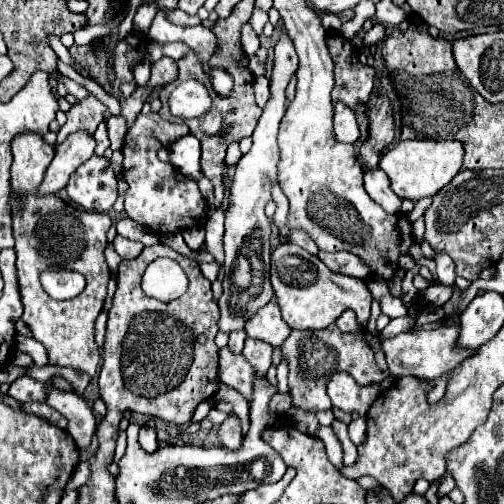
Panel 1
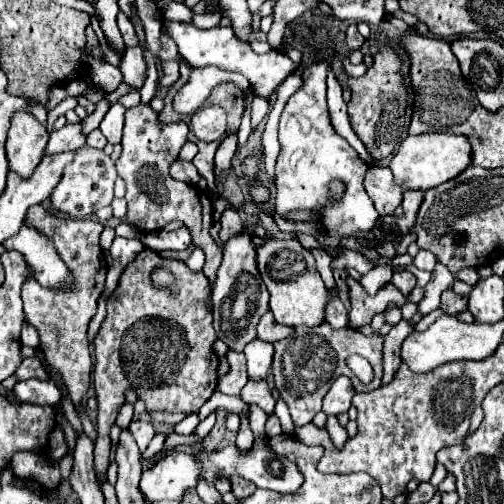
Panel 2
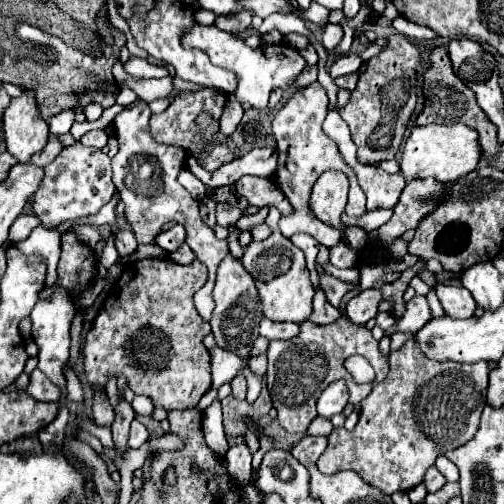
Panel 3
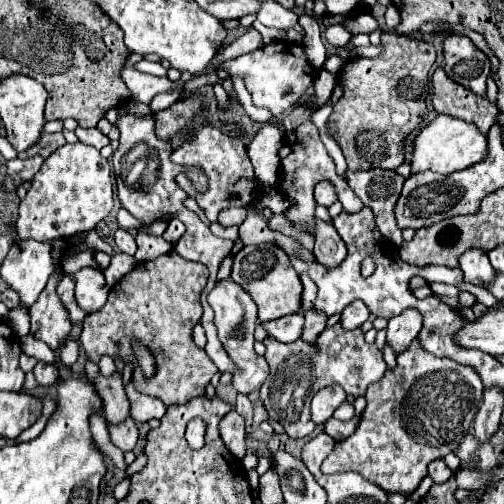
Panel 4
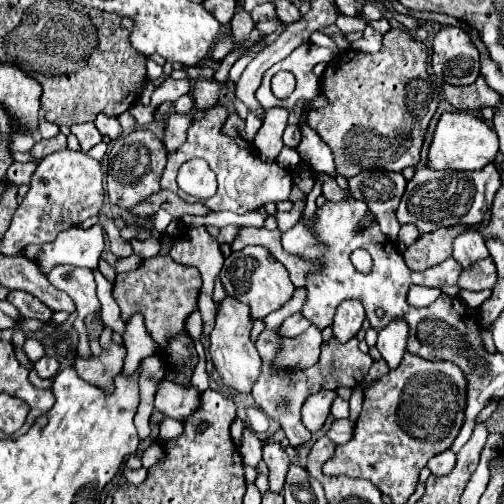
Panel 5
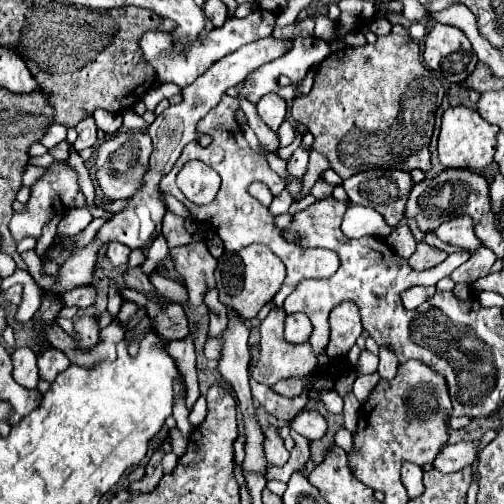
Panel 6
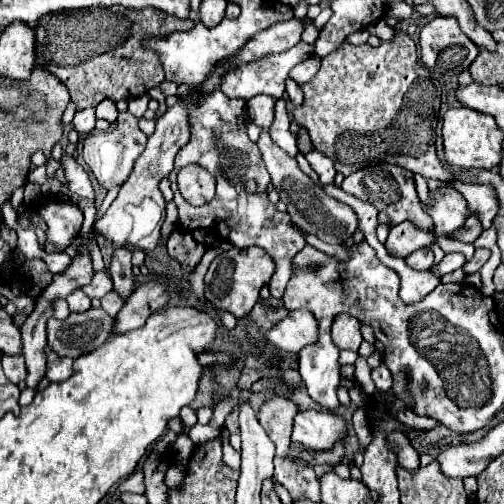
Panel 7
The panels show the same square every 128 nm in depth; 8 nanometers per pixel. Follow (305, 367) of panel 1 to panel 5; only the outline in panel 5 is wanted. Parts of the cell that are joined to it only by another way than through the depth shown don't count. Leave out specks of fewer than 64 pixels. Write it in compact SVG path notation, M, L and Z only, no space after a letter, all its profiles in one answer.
M262 330L262 334L256 340L256 348L258 354L262 358L262 374L258 378L258 382L252 388L252 396L256 400L256 406L270 416L272 420L276 420L280 424L280 428L284 430L284 434L290 440L290 446L298 446L310 440L310 432L308 428L304 428L304 424L300 422L300 412L302 412L302 404L306 402L306 398L322 388L328 390L338 390L338 388L356 388L368 374L370 366L374 364L374 358L366 352L362 352L358 348L358 338L350 338L346 344L340 344L336 340L336 336L332 336L328 342L322 344L322 354L320 360L312 366L312 368L296 368L296 372L280 372L272 360L276 358L276 352L280 352L280 336L274 330Z

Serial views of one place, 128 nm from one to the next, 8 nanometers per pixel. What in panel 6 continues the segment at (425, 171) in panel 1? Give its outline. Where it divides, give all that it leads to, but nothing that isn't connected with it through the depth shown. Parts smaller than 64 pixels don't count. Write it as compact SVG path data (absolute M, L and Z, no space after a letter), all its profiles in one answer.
M458 106L450 108L442 116L442 130L438 136L438 160L444 168L470 168L482 170L494 160L496 134L500 128L488 124L476 110Z

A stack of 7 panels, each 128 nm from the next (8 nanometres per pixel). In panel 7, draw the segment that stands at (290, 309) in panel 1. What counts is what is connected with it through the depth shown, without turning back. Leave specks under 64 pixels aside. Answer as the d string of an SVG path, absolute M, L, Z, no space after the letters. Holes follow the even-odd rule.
M250 246L244 250L232 248L228 252L218 254L206 274L206 300L216 306L218 310L226 310L234 314L236 318L244 318L250 314L254 304L258 302L258 294L262 286L270 284L272 272L276 272L276 264L268 252L264 252L258 246ZM340 314L332 322L332 340L340 350L358 350L362 342L360 322L350 314Z

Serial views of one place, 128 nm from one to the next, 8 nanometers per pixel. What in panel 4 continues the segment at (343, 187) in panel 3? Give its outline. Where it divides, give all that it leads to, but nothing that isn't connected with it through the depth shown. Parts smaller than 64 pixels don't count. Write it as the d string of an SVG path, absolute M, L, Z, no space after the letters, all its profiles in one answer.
M322 180L314 186L314 198L320 206L330 206L332 202L338 202L338 194L334 190L334 184L330 180Z

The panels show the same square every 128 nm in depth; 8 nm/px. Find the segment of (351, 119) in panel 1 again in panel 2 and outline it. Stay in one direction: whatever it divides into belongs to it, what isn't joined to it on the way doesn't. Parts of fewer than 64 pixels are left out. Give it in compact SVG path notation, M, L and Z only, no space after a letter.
M334 72L328 74L328 108L330 108L330 118L332 118L334 130L336 130L346 142L350 142L350 144L358 150L358 154L360 154L362 150L366 150L364 144L362 144L362 140L358 138L358 134L354 132L354 128L352 128L352 124L350 124L348 104L346 104L344 98L342 98L342 86L340 86L340 82L336 80Z

